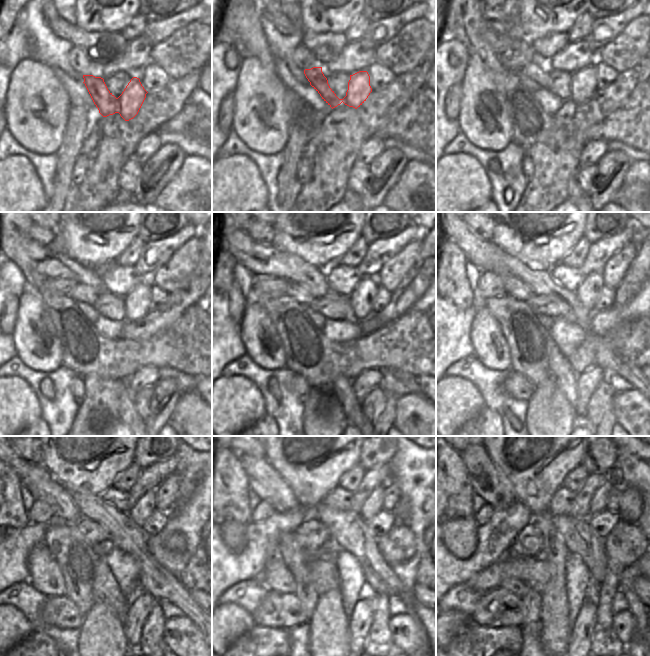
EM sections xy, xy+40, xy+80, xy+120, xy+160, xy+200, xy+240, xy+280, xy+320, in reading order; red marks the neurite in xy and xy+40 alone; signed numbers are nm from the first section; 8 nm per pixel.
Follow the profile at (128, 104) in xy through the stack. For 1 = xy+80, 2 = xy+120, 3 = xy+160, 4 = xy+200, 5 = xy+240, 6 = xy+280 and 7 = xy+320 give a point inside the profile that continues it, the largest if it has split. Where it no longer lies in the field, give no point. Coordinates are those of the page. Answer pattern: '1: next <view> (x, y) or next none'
1: next xy+80 (583, 85)
2: next xy+120 (136, 303)
3: next xy+160 (362, 298)
4: next xy+200 (588, 292)
5: next xy+240 (145, 506)
6: next xy+280 (373, 504)
7: next xy+320 (599, 501)

